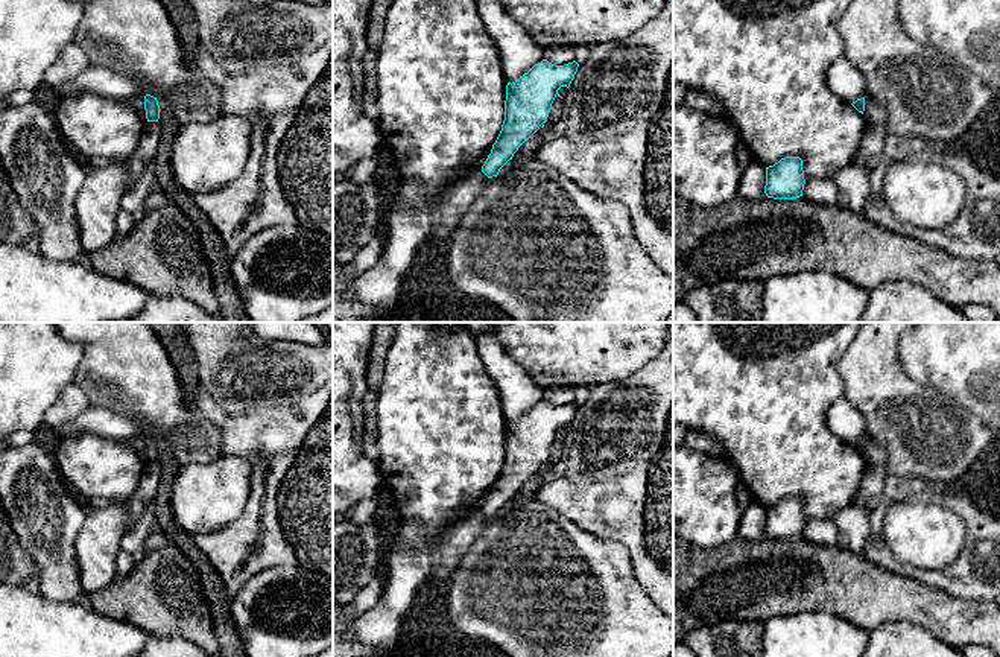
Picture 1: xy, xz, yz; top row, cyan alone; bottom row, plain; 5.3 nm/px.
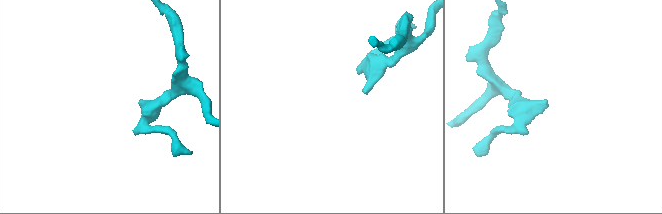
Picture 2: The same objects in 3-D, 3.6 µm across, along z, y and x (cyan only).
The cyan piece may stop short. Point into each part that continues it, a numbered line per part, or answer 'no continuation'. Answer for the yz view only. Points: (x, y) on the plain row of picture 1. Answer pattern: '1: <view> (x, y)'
no continuation

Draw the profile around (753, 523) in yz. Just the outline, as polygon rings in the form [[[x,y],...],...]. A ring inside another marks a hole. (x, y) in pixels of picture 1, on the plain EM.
[[[752,502],[742,513],[739,537],[748,541],[769,540],[764,534],[764,526],[766,526],[766,509],[760,503]]]

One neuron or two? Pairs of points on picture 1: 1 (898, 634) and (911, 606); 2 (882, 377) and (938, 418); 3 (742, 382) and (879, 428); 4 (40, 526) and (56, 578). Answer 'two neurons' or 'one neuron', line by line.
1: two neurons
2: one neuron
3: two neurons
4: one neuron

